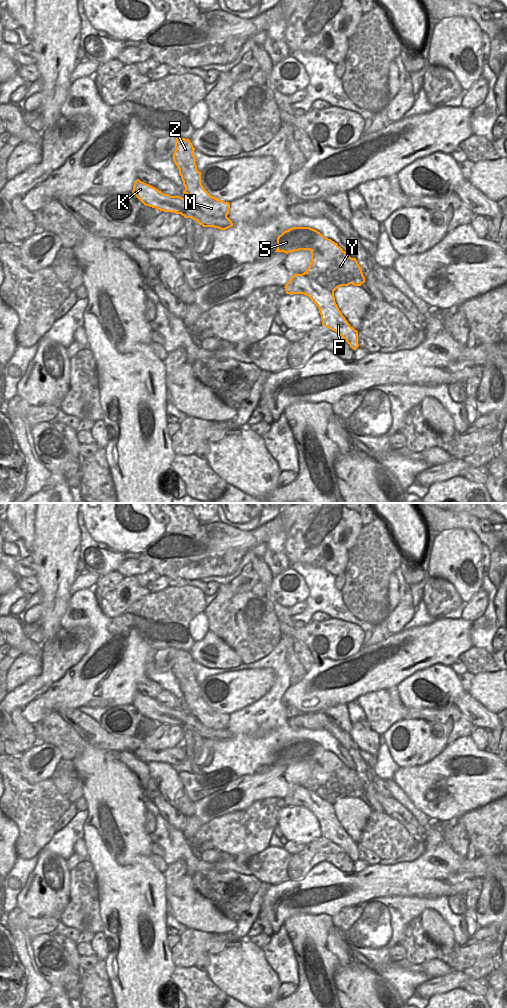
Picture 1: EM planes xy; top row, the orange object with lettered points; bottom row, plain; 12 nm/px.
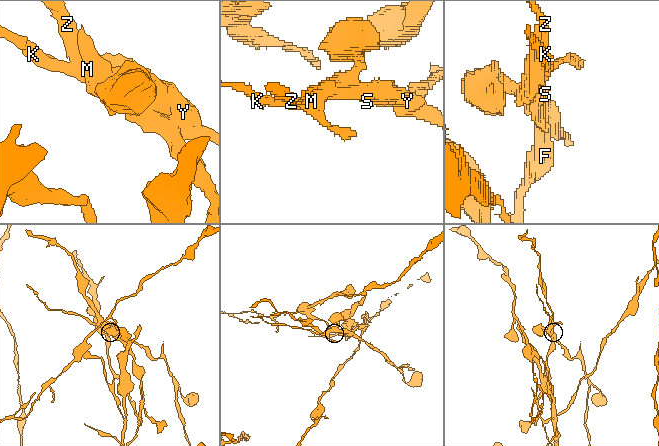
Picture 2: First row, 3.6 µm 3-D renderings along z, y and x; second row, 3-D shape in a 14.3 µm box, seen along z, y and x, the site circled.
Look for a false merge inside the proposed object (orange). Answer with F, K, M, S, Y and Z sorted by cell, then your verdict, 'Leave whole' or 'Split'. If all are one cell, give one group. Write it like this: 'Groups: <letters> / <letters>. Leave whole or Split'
Groups: F M S Y Z / K. Split.

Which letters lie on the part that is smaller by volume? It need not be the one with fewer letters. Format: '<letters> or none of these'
K.

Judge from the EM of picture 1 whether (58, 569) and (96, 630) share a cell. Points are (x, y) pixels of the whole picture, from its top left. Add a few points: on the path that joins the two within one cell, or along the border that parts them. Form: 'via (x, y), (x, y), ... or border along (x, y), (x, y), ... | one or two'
border along (71, 595), (66, 611), (61, 617) | two

